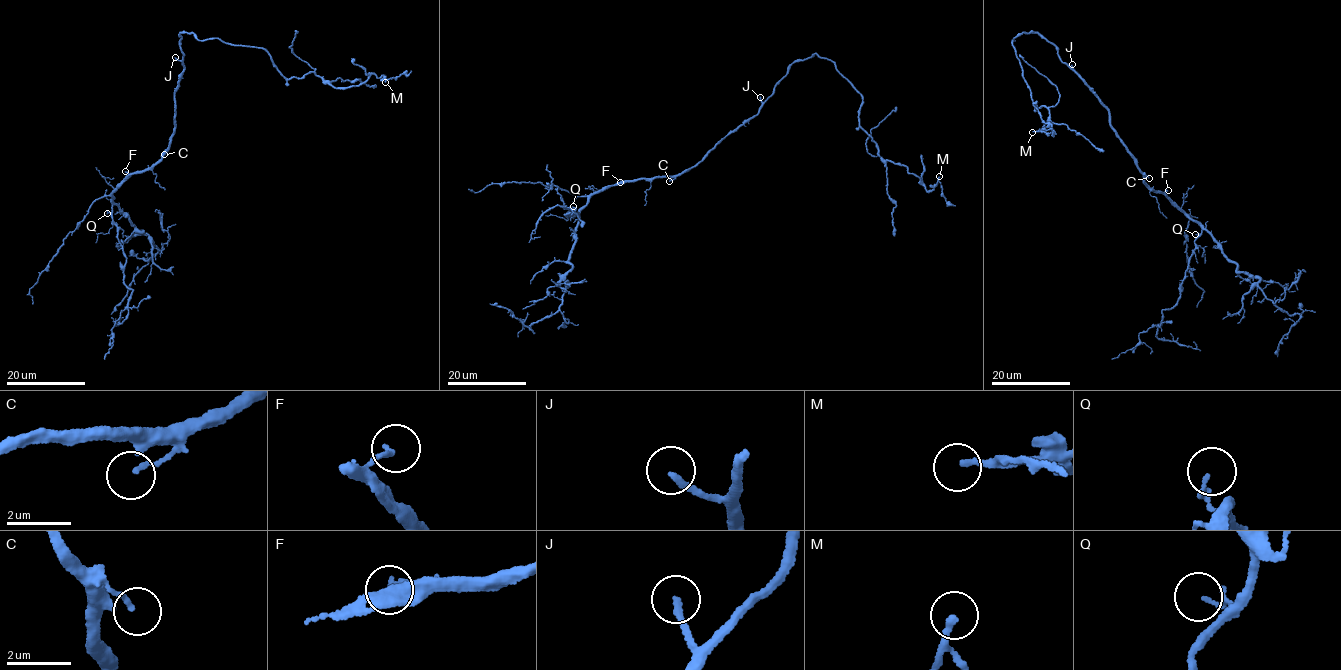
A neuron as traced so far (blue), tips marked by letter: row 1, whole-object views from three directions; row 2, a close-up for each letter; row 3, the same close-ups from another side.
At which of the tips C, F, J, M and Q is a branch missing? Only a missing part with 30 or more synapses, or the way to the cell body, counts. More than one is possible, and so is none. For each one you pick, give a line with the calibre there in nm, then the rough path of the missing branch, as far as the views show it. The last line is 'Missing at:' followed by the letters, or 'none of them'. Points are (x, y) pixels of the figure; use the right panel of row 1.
J: 200 nm
Missing at: J

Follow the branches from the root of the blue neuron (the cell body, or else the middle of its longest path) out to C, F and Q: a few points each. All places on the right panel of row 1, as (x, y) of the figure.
C: (1106, 107), (1109, 126), (1132, 155), (1139, 171), (1149, 178)
F: (1106, 107), (1109, 126), (1132, 155), (1147, 185), (1156, 191), (1168, 190)
Q: (1106, 107), (1109, 126), (1132, 155), (1147, 185), (1161, 192), (1198, 224), (1201, 232), (1195, 234)

